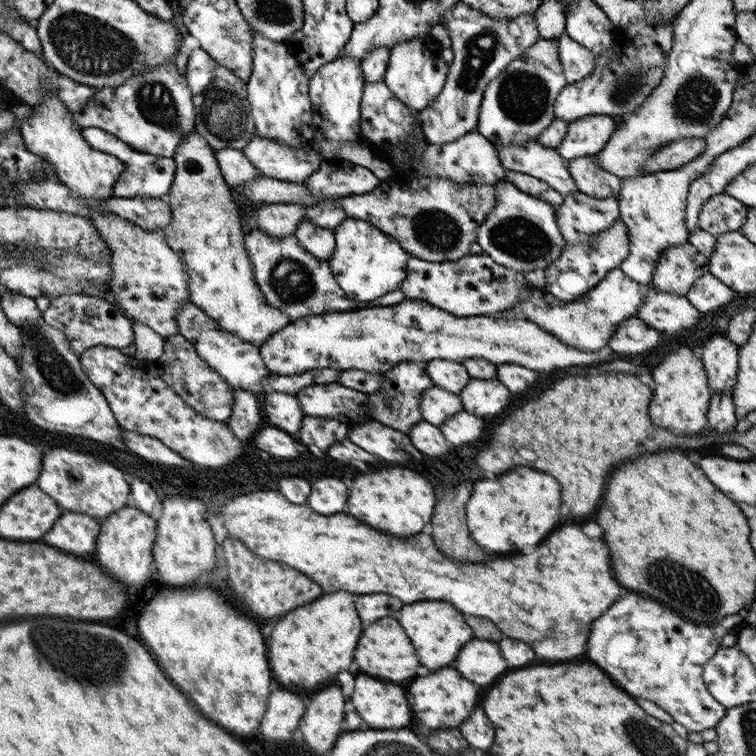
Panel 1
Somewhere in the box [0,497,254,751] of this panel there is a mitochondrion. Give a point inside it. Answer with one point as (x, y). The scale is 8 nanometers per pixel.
(89, 667)

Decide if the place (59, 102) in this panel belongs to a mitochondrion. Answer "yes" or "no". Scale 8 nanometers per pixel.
no

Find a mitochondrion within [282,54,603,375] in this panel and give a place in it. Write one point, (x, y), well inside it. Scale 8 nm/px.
(523, 97)

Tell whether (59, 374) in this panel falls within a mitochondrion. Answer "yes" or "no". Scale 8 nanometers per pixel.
yes

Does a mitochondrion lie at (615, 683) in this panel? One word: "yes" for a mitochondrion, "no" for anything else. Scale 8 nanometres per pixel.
no

